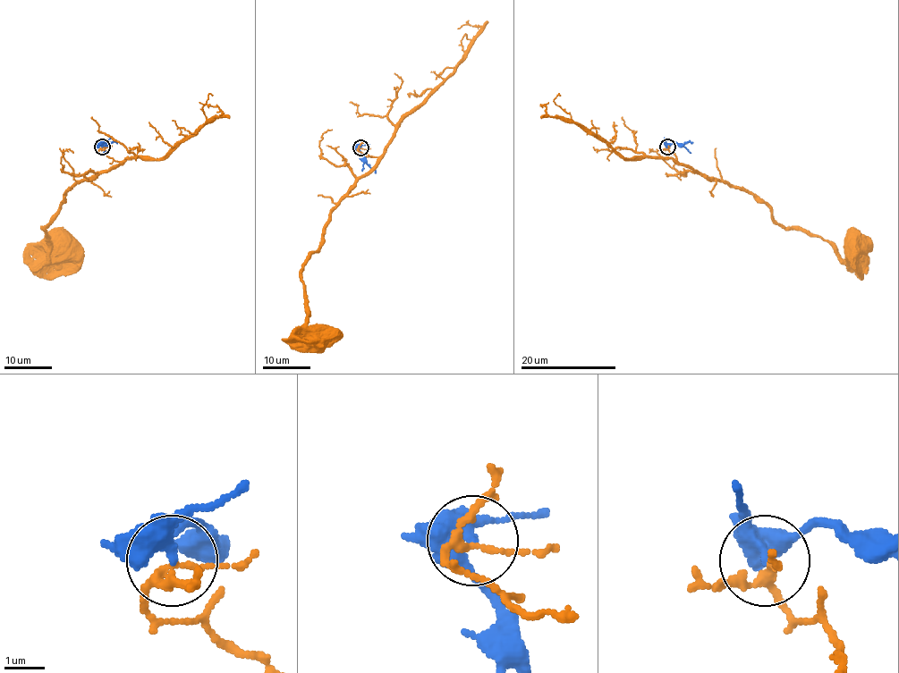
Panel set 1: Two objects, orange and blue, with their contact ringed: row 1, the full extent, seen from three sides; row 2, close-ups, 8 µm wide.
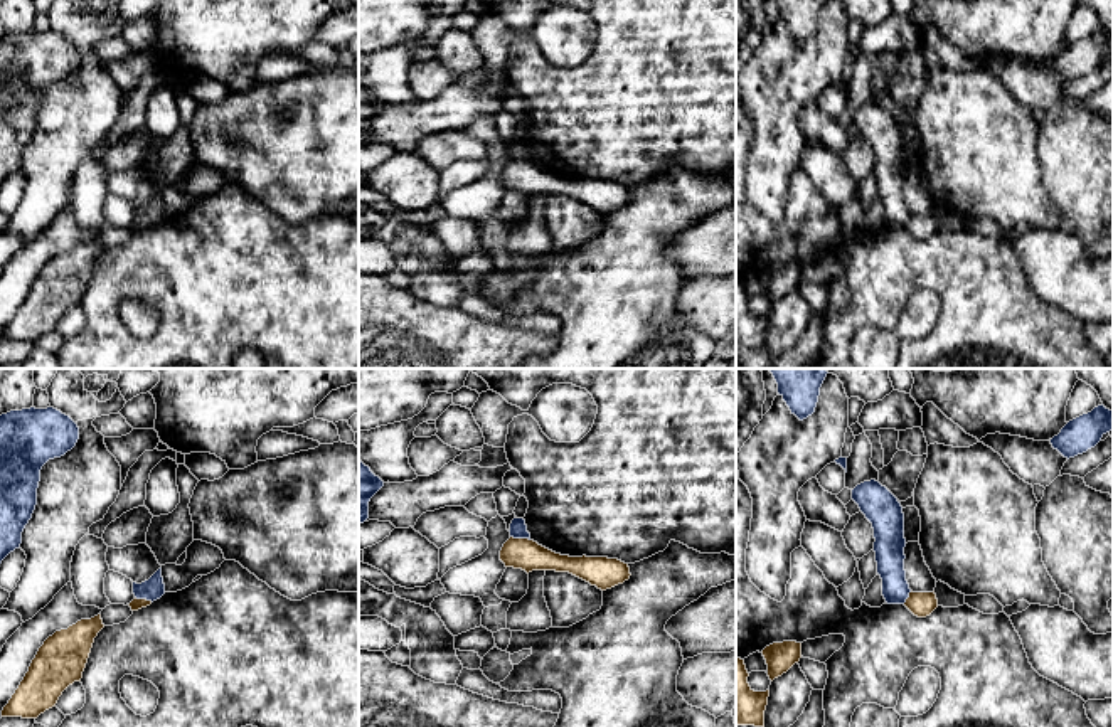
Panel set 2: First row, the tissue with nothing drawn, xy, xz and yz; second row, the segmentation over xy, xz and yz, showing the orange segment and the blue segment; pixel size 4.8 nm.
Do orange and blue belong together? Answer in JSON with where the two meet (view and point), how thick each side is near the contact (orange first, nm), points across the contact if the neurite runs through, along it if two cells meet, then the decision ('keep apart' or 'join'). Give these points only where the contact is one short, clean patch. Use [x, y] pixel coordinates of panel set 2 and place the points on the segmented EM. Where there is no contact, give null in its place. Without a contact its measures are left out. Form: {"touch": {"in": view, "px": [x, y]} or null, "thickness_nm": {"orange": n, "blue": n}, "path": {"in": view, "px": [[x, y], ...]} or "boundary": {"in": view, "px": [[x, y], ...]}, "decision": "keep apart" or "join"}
{"touch": {"in": "xz", "px": [521, 539]}, "thickness_nm": {"orange": 150, "blue": 80}, "boundary": {"in": "xz", "px": [[511, 535], [529, 541]]}, "decision": "keep apart"}

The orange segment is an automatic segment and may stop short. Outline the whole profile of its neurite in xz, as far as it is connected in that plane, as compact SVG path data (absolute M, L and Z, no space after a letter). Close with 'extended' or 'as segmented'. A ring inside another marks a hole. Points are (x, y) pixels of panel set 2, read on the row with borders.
M510 537L502 550L505 567L532 570L569 572L601 591L611 589L630 579L628 564L608 557L569 557L556 554L534 540Z; as segmented

